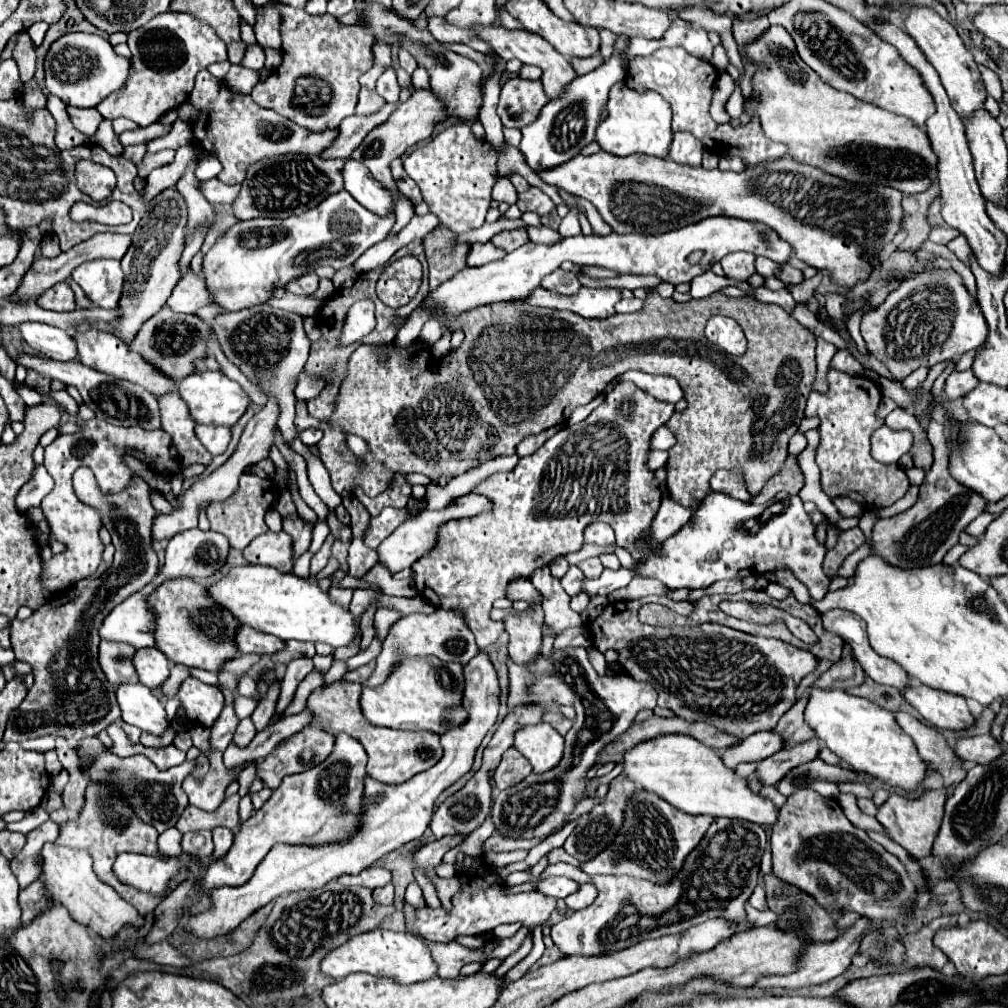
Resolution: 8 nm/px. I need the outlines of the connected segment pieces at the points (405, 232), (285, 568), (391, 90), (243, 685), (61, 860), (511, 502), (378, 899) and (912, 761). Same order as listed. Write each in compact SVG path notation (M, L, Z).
M415 215L415 217L409 221L409 225L407 225L405 229L401 229L399 235L397 235L399 249L405 247L405 245L409 245L409 243L415 241L415 239L425 239L437 225L439 225L437 217L417 217L417 215Z
M267 531L259 537L255 537L245 549L243 557L249 563L257 565L271 565L283 573L289 573L293 567L293 557L291 557L291 537L287 533L273 533Z
M387 67L385 73L379 77L379 91L377 91L387 103L397 103L401 87L397 83L397 75L393 67Z
M241 677L241 683L239 683L239 695L245 695L245 697L253 697L257 695L257 683L253 677Z
M47 841L41 849L43 855L43 871L41 879L47 887L47 891L69 911L69 915L87 925L91 929L91 935L103 937L105 941L111 941L113 935L119 931L121 925L131 923L135 927L143 925L143 917L131 907L127 901L119 897L119 893L111 887L99 881L99 877L93 871L93 861L87 851L77 851L77 849L67 849L57 843Z
M631 381L617 383L605 395L605 401L585 421L563 427L533 455L519 459L513 471L495 473L491 479L483 481L473 489L475 493L493 499L495 509L491 513L479 513L475 517L451 519L439 527L435 547L413 563L413 569L417 573L417 593L433 607L461 609L465 613L469 629L475 633L479 649L485 649L495 643L505 631L505 627L491 627L491 603L497 597L505 597L505 591L511 581L519 577L531 579L537 569L545 567L555 557L579 551L583 529L589 523L609 523L617 535L617 543L629 549L637 561L645 559L651 551L657 551L659 545L653 545L645 551L637 551L635 541L643 535L643 531L649 529L651 519L655 517L661 503L661 491L655 481L655 475L645 467L649 439L655 429L669 421L673 411L675 407L671 403L657 401Z
M385 885L385 887L377 887L373 889L373 899L377 905L393 905L395 893L393 893L393 885Z
M811 687L805 707L805 723L815 731L825 747L829 747L855 771L863 771L883 783L889 783L891 787L901 787L907 791L915 789L925 777L927 765L919 757L915 743L895 723L891 711L875 705L869 699L849 695L841 689Z

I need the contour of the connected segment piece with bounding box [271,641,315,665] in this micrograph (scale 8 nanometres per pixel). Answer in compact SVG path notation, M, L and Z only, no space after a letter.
M291 641L287 643L287 647L283 647L283 651L277 651L275 655L271 655L273 663L289 663L297 657L313 657L315 655L315 645L313 643L299 643L299 641Z

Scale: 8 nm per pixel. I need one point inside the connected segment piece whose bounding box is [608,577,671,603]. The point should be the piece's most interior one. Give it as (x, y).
(638, 588)

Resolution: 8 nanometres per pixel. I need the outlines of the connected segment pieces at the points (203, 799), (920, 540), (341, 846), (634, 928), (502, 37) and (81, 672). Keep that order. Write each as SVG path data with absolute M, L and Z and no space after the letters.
M215 753L215 757L209 757L209 759L211 759L211 769L207 771L207 775L201 779L187 777L183 789L185 789L191 805L195 805L199 809L215 811L219 807L219 803L223 803L223 791L231 783L231 777L225 771L223 755Z
M931 419L927 429L929 443L933 447L933 467L921 483L917 503L889 519L881 519L873 529L873 549L891 565L897 567L927 567L941 563L945 553L959 543L959 533L983 513L987 501L975 491L967 491L959 481L955 481L947 471L947 445L943 439L943 423Z
M481 651L469 663L465 663L463 677L465 677L465 689L463 689L461 709L467 713L467 719L459 723L459 727L451 727L447 721L443 721L445 727L441 733L443 757L435 767L415 775L413 779L401 785L385 785L367 777L365 795L363 795L365 811L361 817L361 829L357 831L355 837L341 843L321 845L321 847L295 847L283 843L275 845L267 853L267 857L259 863L255 875L245 885L215 889L211 893L213 907L199 915L191 915L189 921L185 923L185 929L207 939L225 935L233 931L253 911L261 909L263 905L267 905L269 901L273 901L277 895L285 891L291 893L301 889L317 889L323 887L327 881L337 879L345 873L357 875L361 869L371 867L377 859L385 857L389 851L401 847L407 841L419 839L431 821L435 799L441 795L441 791L445 791L449 785L453 785L459 777L463 777L471 769L477 747L481 745L491 725L497 721L501 689L499 689L497 671L489 655Z
M715 819L707 829L701 843L687 857L681 873L669 885L653 885L633 877L615 875L587 875L579 867L567 863L555 863L543 871L540 877L565 875L579 885L591 883L597 887L597 899L581 911L563 917L551 927L551 937L563 957L583 955L595 957L627 949L639 941L655 939L663 935L677 935L707 919L727 919L727 923L743 923L743 903L751 897L759 863L767 845L767 837L761 825L751 821Z
M471 27L471 31L475 31L475 35L479 35L479 39L491 43L491 47L495 51L499 51L499 55L509 61L509 59L521 59L521 63L525 65L537 65L543 75L541 75L541 83L543 89L547 93L549 99L553 99L555 95L561 95L561 91L565 89L565 85L575 77L575 71L569 63L567 57L563 57L561 53L557 53L545 39L541 39L541 35L535 35L531 31L525 29L505 29L505 27Z
M81 467L73 475L73 487L83 503L99 511L101 521L117 547L115 561L99 579L83 579L65 593L53 595L29 619L11 621L11 645L15 659L33 667L35 683L27 691L25 701L19 705L19 713L9 717L3 737L5 743L21 743L43 735L79 741L83 737L97 735L121 717L113 685L105 679L97 663L97 631L115 605L135 591L141 591L157 575L157 555L151 549L151 521L157 511L149 501L149 485L137 475L131 477L131 485L123 491L103 495L91 469Z

